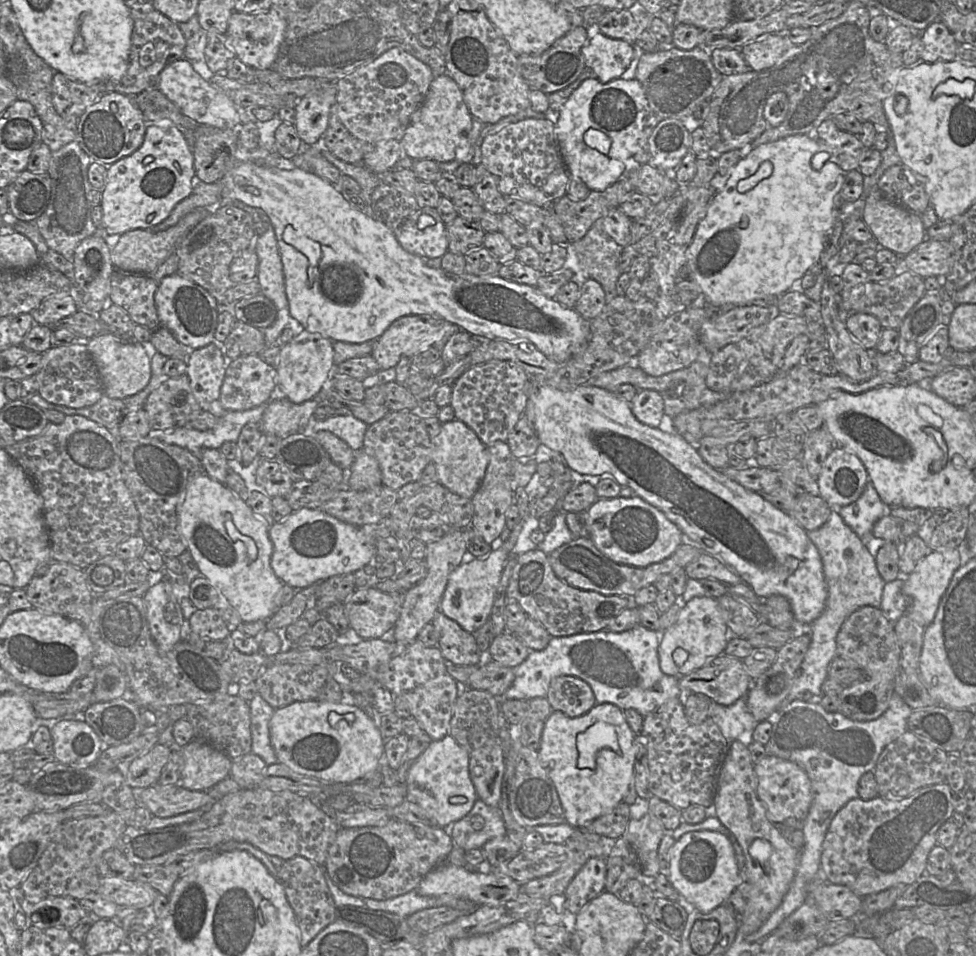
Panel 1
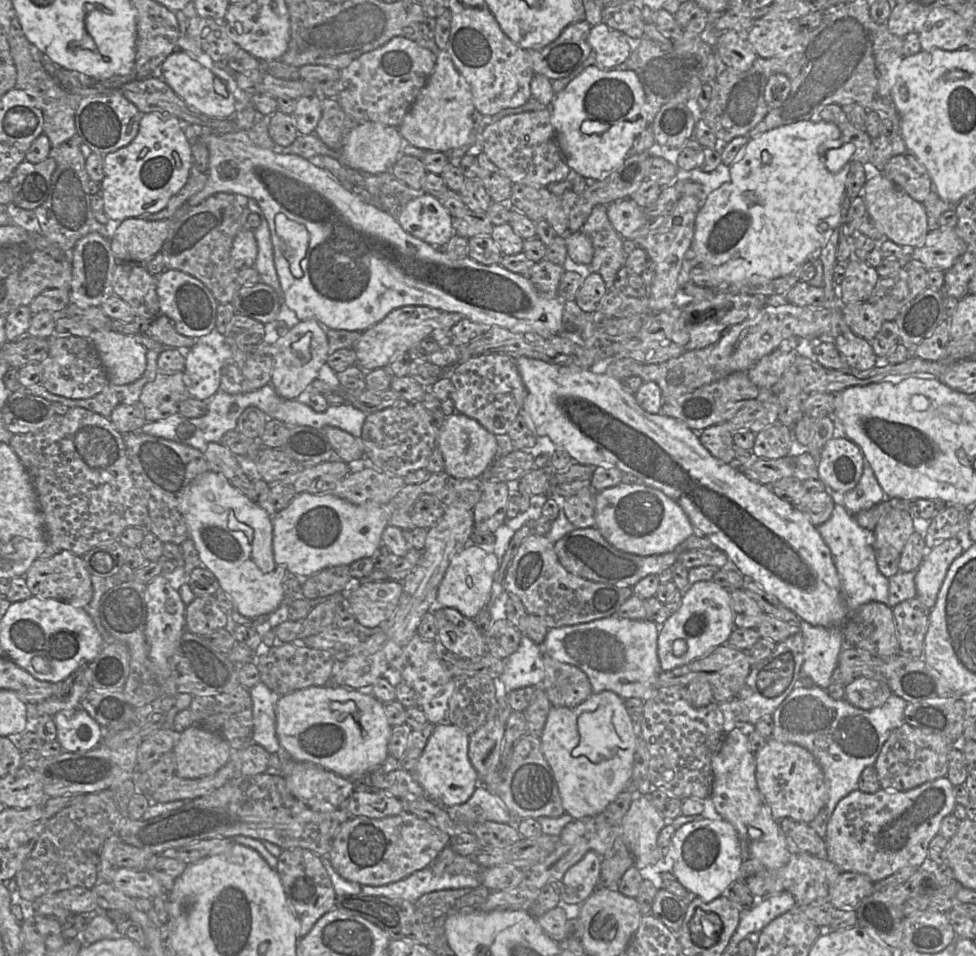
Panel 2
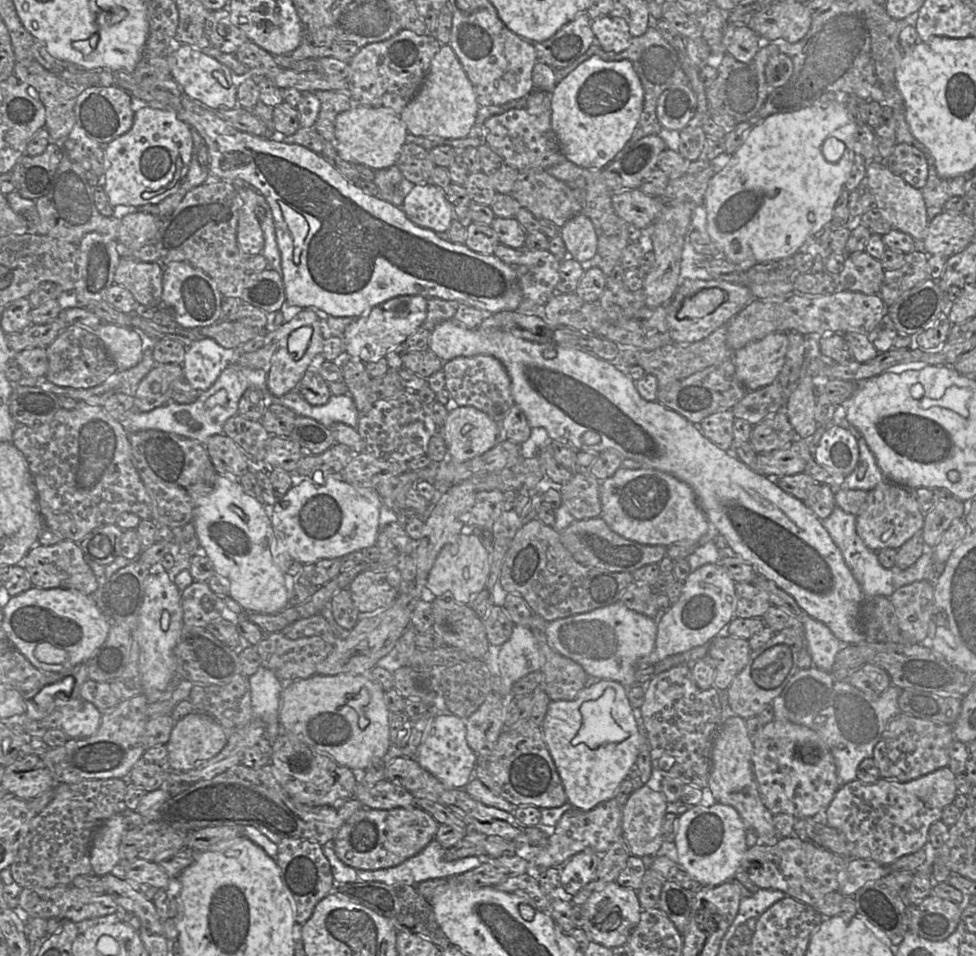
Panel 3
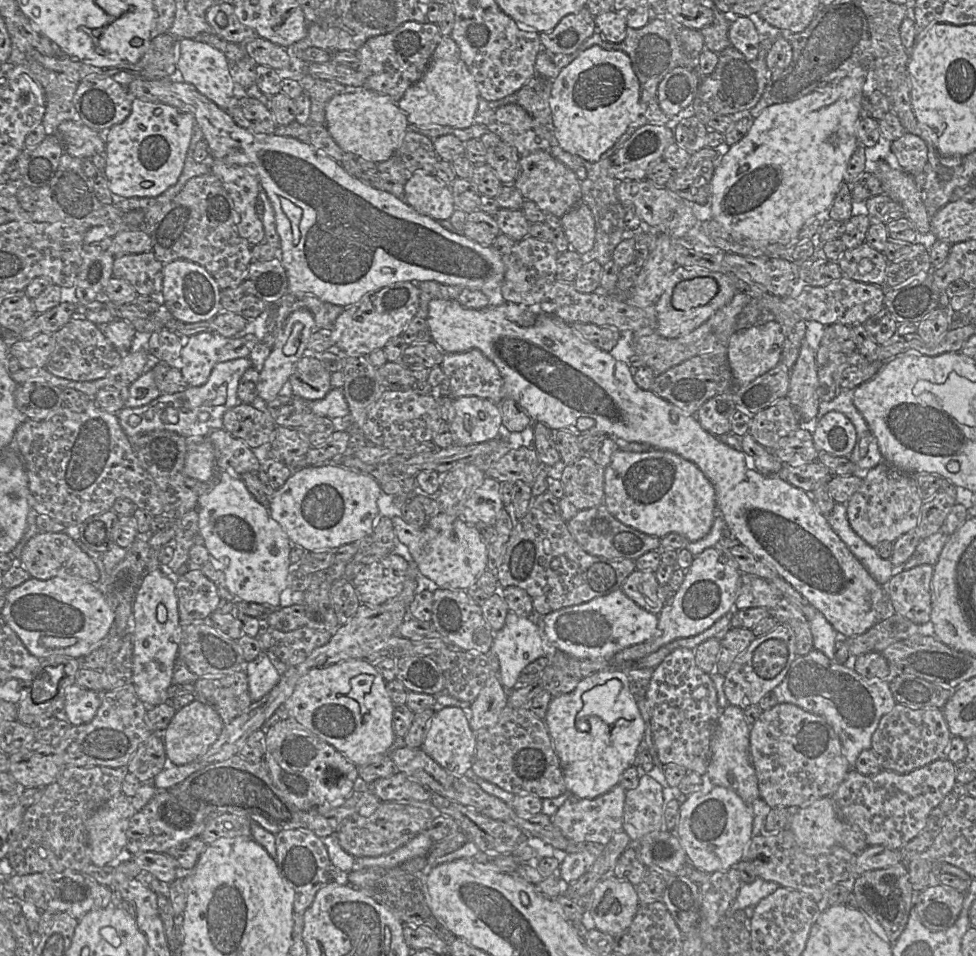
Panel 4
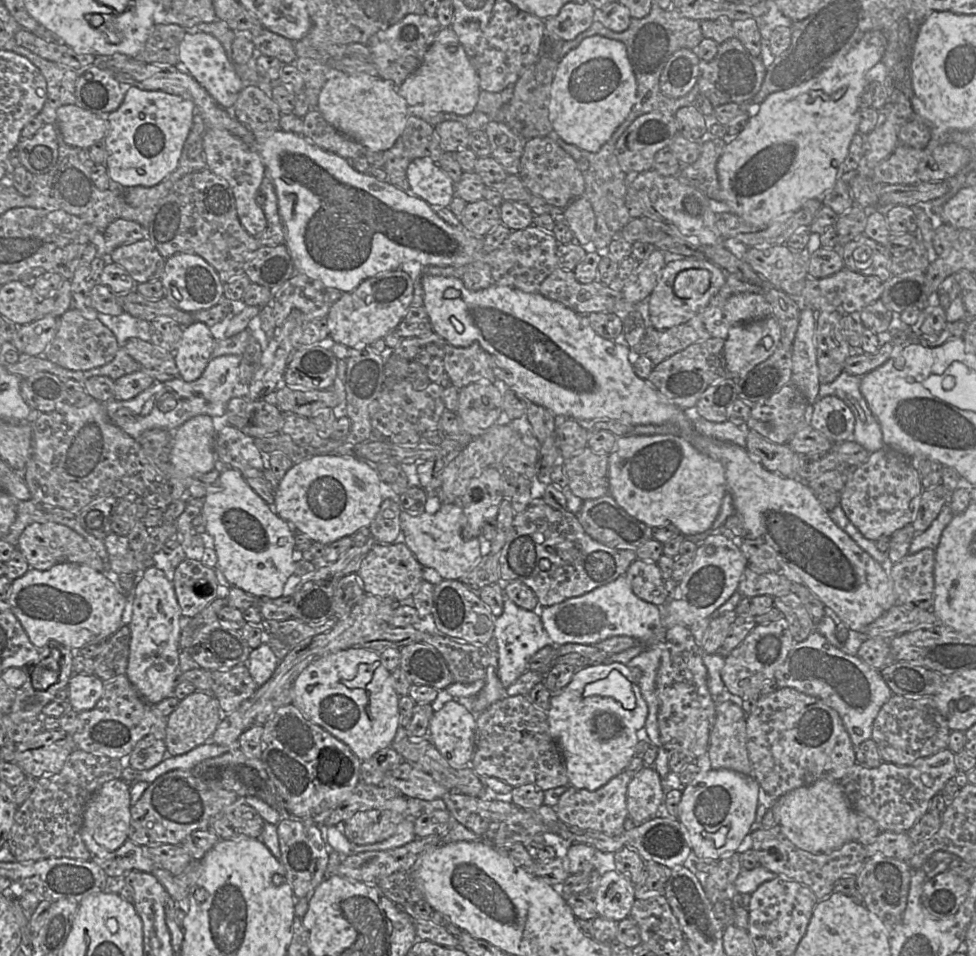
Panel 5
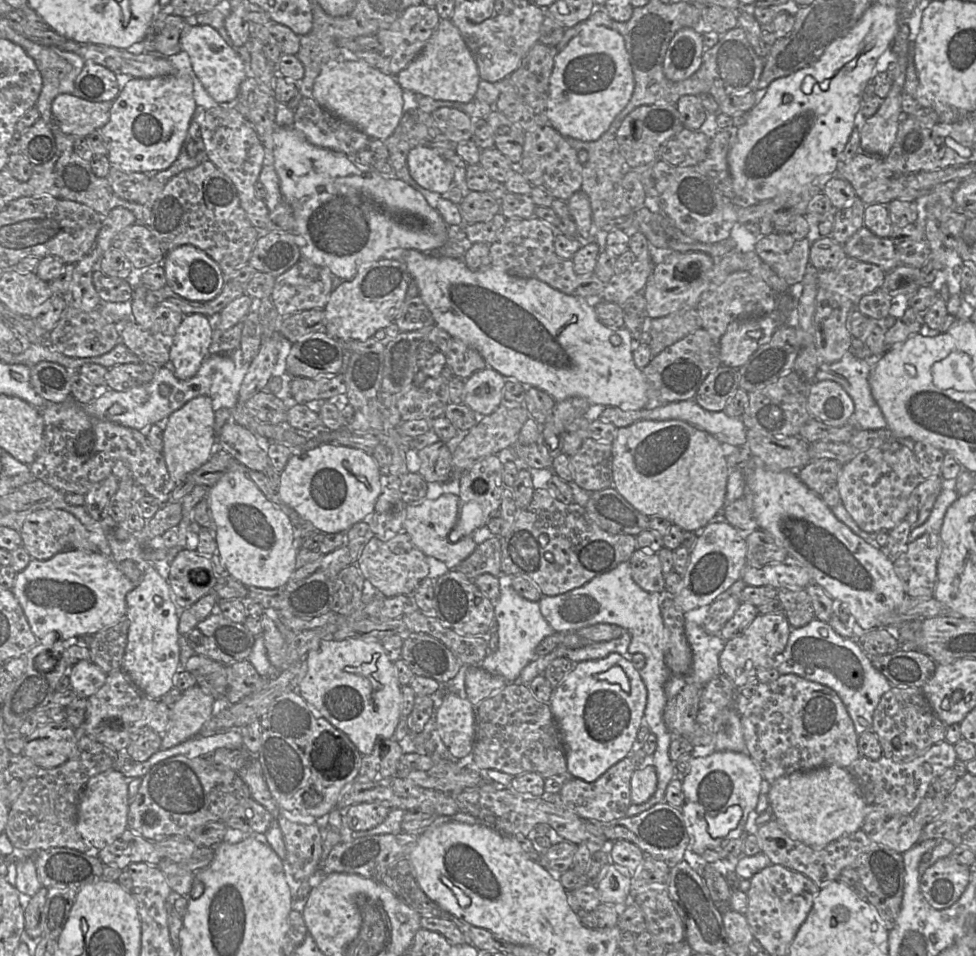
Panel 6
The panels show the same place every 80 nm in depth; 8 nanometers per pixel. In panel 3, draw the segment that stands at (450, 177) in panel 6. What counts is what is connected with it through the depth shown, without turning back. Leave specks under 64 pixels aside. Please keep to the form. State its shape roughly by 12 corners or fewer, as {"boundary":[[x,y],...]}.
{"boundary":[[414,185],[401,209],[411,222],[439,235],[453,221],[444,190]]}

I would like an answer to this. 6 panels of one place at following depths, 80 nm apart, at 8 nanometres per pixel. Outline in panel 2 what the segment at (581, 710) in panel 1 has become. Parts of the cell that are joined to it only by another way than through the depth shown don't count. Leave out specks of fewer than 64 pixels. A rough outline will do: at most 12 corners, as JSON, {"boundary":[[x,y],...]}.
{"boundary":[[543,654],[541,688],[551,706],[593,694],[580,668]]}

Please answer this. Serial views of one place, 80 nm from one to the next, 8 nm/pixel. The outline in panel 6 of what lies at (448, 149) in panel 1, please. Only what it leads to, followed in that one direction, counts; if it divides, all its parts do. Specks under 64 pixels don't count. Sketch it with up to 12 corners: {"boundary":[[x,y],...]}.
{"boundary":[[441,19],[396,79],[404,91],[468,103],[480,74],[452,20]]}

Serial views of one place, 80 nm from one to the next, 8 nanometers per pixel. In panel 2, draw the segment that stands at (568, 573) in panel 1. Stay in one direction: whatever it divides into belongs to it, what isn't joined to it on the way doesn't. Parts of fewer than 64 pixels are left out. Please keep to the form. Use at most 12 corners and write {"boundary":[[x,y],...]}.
{"boundary":[[596,527],[554,544],[569,573],[630,588],[672,568],[682,553],[714,546],[692,535],[673,552],[616,549]]}

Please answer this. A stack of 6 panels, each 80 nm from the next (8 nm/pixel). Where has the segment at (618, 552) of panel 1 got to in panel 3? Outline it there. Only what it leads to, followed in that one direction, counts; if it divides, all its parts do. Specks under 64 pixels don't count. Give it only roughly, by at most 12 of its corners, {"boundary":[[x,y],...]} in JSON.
{"boundary":[[620,467],[600,484],[618,535],[668,547],[709,521],[689,485]]}

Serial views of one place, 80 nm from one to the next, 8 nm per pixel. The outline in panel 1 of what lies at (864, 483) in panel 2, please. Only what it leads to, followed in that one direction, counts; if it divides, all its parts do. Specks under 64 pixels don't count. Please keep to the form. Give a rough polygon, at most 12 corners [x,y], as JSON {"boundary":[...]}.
{"boundary":[[868,481],[855,502],[839,508],[845,524],[867,543],[888,509]]}

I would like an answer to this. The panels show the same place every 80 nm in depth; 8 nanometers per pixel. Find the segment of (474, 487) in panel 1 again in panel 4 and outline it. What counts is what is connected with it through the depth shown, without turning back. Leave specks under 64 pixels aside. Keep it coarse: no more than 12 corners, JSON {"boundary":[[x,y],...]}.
{"boundary":[[475,396],[455,398],[453,444],[494,440],[500,405]]}

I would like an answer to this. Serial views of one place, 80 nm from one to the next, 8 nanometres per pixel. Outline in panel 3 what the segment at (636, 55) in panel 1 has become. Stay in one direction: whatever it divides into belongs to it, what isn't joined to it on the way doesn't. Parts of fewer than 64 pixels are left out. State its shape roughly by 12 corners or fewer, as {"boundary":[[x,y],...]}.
{"boundary":[[606,15],[592,21],[595,43],[620,53],[632,36],[621,18]]}

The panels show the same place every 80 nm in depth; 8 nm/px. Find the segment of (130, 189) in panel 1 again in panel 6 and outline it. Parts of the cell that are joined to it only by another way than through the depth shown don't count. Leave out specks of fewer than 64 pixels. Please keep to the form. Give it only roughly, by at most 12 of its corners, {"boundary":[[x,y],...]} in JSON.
{"boundary":[[178,70],[132,78],[101,129],[112,166],[159,172],[196,109]]}

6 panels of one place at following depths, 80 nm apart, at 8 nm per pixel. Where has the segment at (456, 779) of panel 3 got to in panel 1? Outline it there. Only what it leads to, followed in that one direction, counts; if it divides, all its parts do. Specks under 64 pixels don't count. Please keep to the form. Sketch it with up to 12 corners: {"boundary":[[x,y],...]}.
{"boundary":[[450,734],[412,764],[405,799],[445,829],[478,796]]}

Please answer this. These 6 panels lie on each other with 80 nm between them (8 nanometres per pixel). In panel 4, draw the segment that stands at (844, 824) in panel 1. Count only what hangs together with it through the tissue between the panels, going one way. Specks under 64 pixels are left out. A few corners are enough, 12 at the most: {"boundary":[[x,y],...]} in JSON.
{"boundary":[[947,758],[851,768],[831,796],[868,846],[900,850],[956,782]]}

